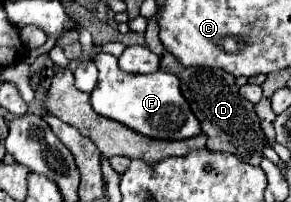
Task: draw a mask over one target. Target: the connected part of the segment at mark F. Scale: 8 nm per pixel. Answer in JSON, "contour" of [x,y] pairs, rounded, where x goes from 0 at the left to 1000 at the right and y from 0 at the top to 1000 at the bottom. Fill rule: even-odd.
{"contour":[[[357,257],[309,287],[337,337],[337,416],[309,475],[316,535],[337,564],[412,604],[460,653],[550,693],[632,693],[694,663],[674,574],[619,455],[619,396],[605,396],[605,376],[564,347],[536,347],[522,366],[433,366],[405,337],[405,297],[392,277]]]}

